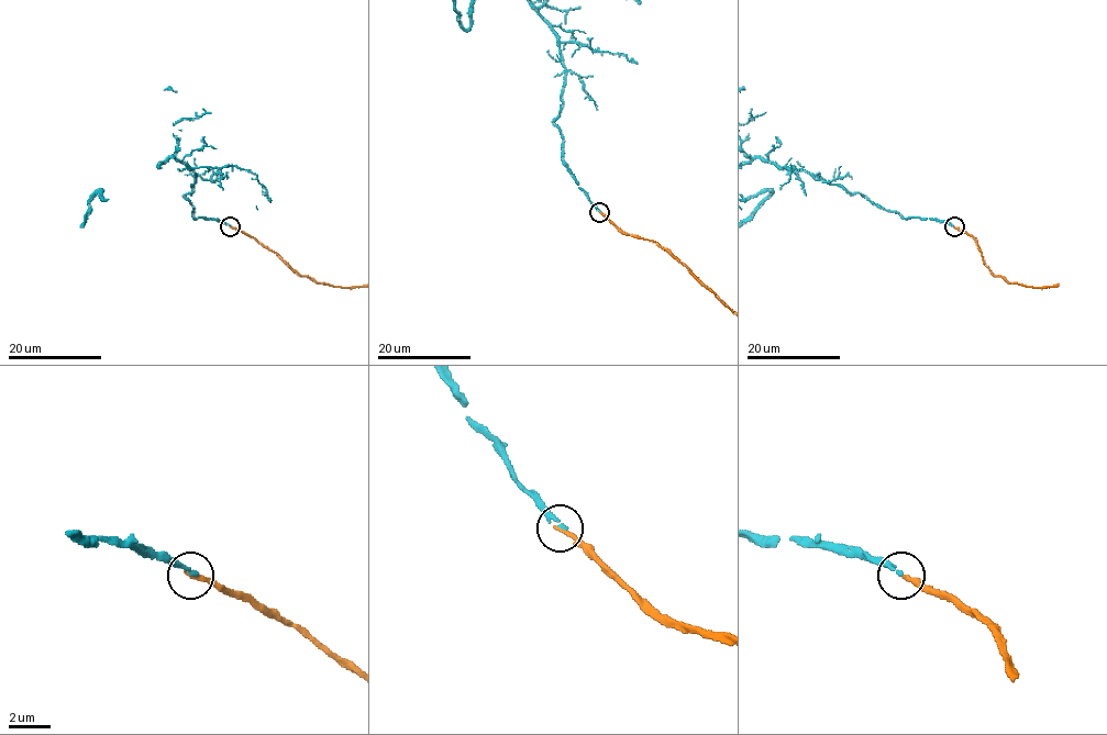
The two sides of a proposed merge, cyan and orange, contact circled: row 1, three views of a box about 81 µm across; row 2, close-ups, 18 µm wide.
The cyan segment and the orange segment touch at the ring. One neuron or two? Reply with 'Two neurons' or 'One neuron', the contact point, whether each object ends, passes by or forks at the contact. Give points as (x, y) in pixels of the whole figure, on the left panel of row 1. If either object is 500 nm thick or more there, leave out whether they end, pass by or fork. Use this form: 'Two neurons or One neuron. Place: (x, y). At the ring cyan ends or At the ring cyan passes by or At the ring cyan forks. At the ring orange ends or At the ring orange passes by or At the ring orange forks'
One neuron. Place: (230, 226). At the ring cyan ends. At the ring orange ends

